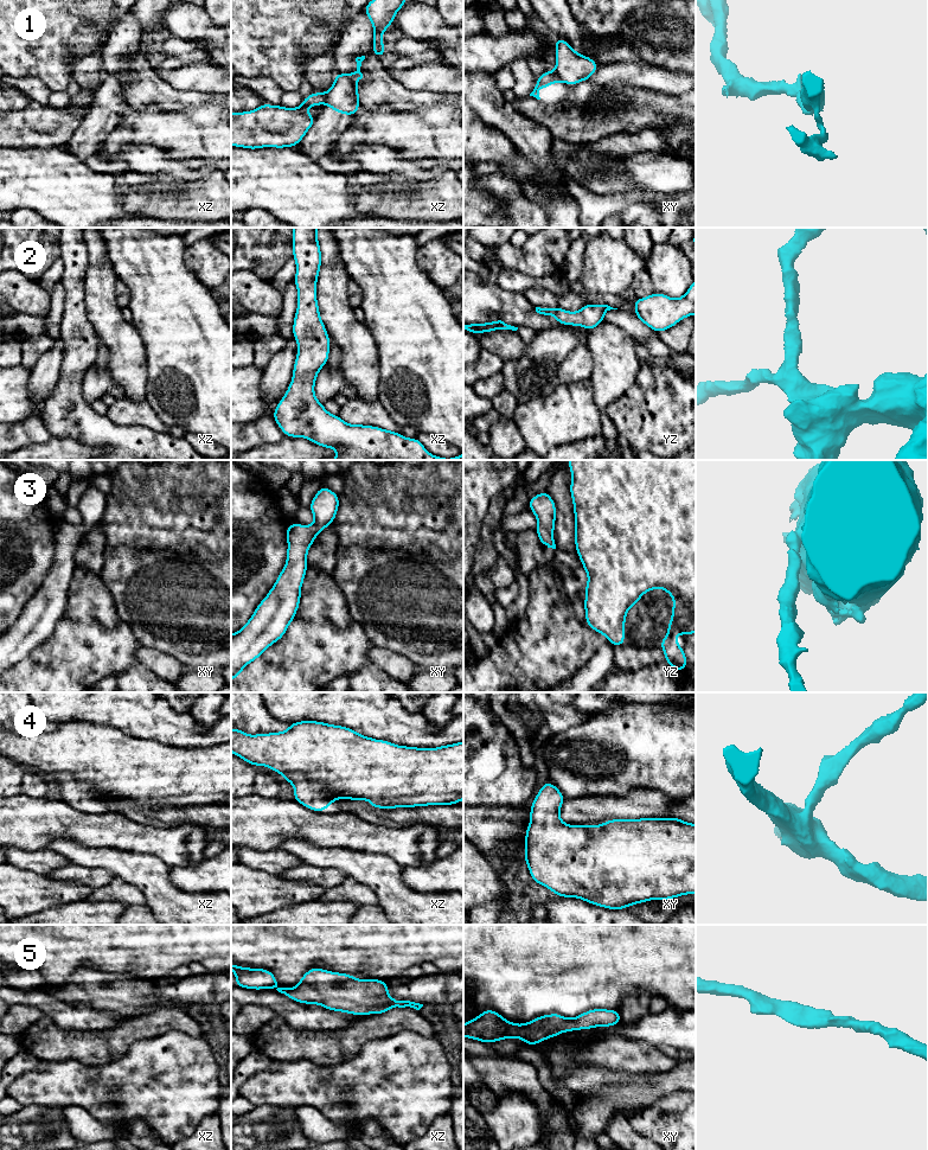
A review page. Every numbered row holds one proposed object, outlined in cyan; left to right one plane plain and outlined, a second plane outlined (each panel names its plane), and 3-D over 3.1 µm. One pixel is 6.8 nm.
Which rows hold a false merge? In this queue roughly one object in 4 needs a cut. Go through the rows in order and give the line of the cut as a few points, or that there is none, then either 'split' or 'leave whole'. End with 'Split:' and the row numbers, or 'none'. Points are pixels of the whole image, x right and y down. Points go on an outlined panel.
1: cut xz (326, 93), (324, 101); split
2: cut none; leave whole
3: cut none; leave whole
4: cut none; leave whole
5: cut none; leave whole
Split: 1

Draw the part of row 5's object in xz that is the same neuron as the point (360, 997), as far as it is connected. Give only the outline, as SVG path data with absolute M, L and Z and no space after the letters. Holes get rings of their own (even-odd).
M231 963L231 970L236 975L236 986L254 990L276 989L295 1002L319 1004L333 1011L366 1016L380 1015L396 1007L410 1007L416 1010L423 1007L410 1001L393 999L388 995L388 983L380 979L357 979L352 975L319 967L308 970L294 988L279 988L273 972L265 969L242 967Z

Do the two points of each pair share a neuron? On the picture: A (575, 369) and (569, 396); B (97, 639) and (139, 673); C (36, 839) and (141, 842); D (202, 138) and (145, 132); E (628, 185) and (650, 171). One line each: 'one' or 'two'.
A: two
B: two
C: one
D: one
E: two

